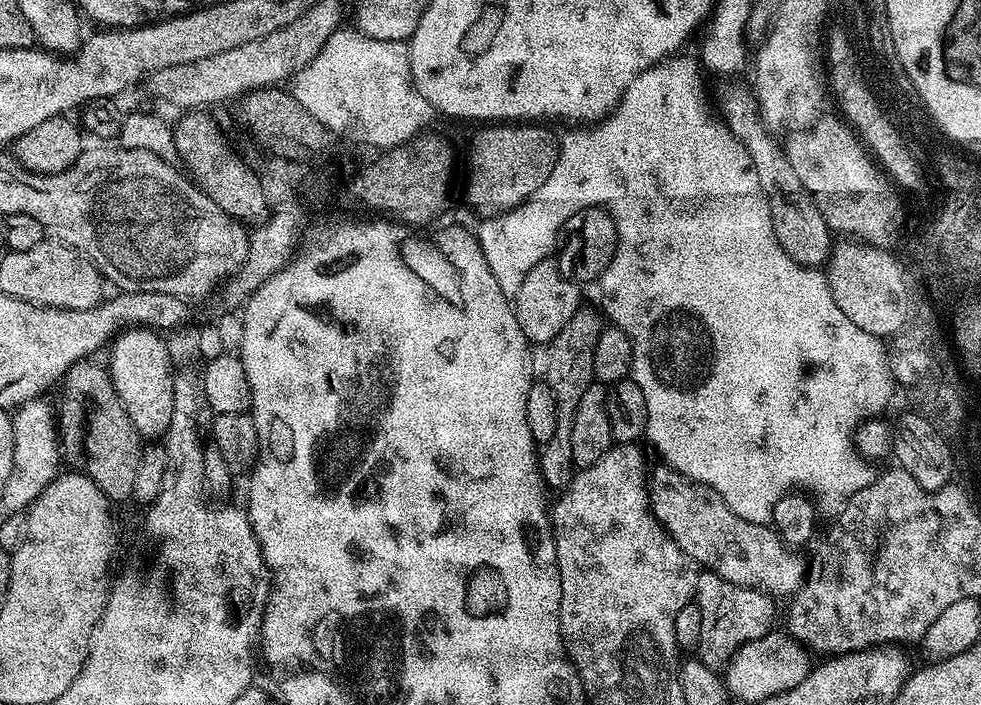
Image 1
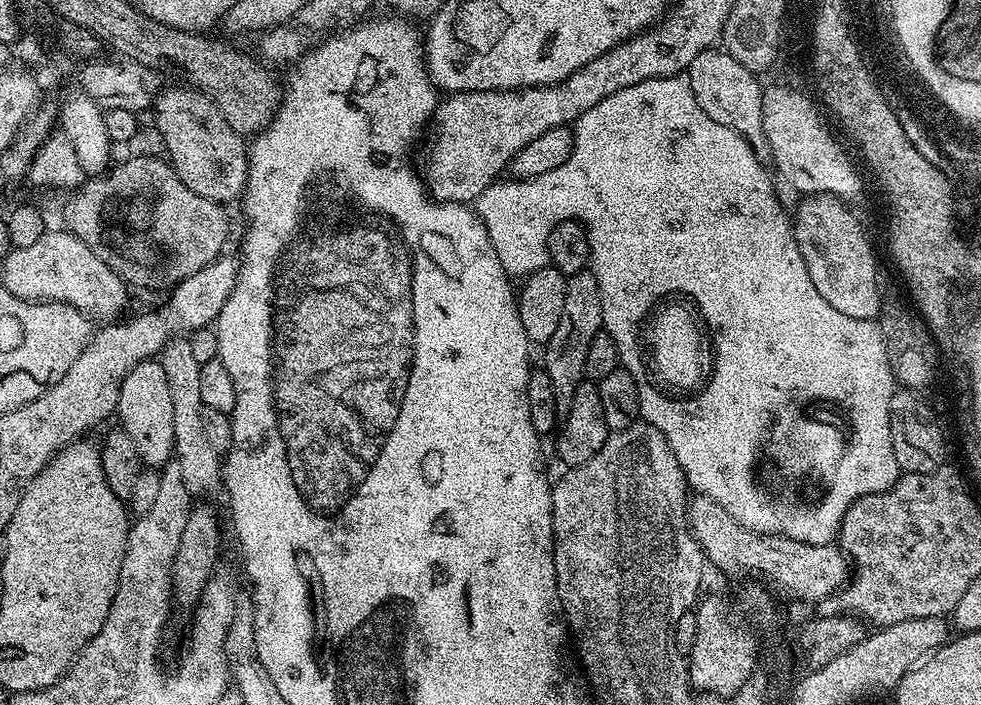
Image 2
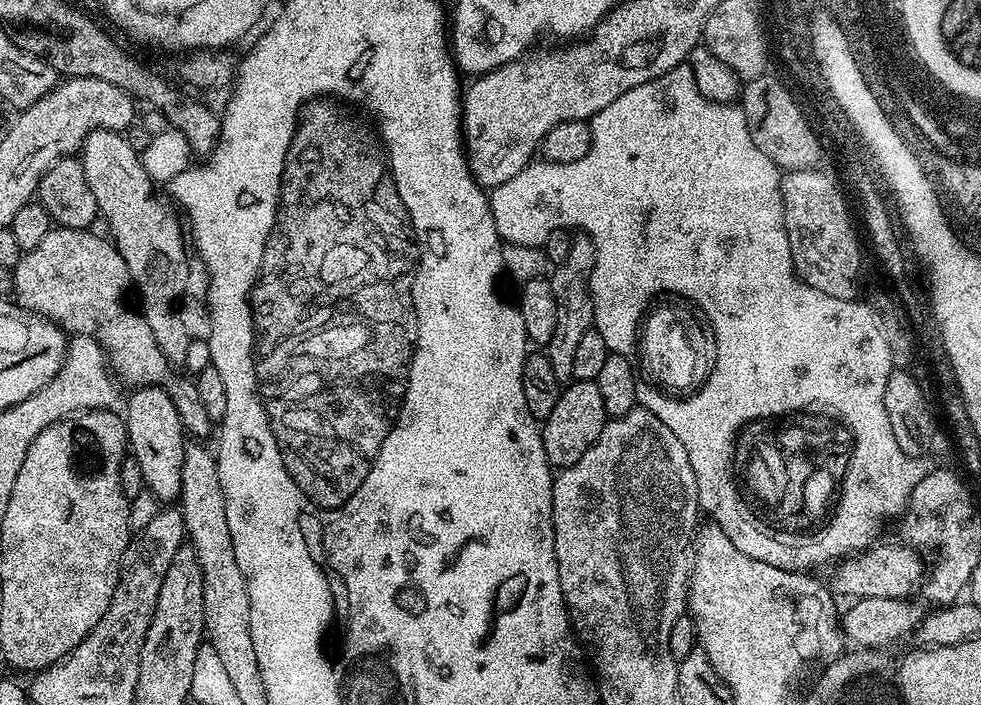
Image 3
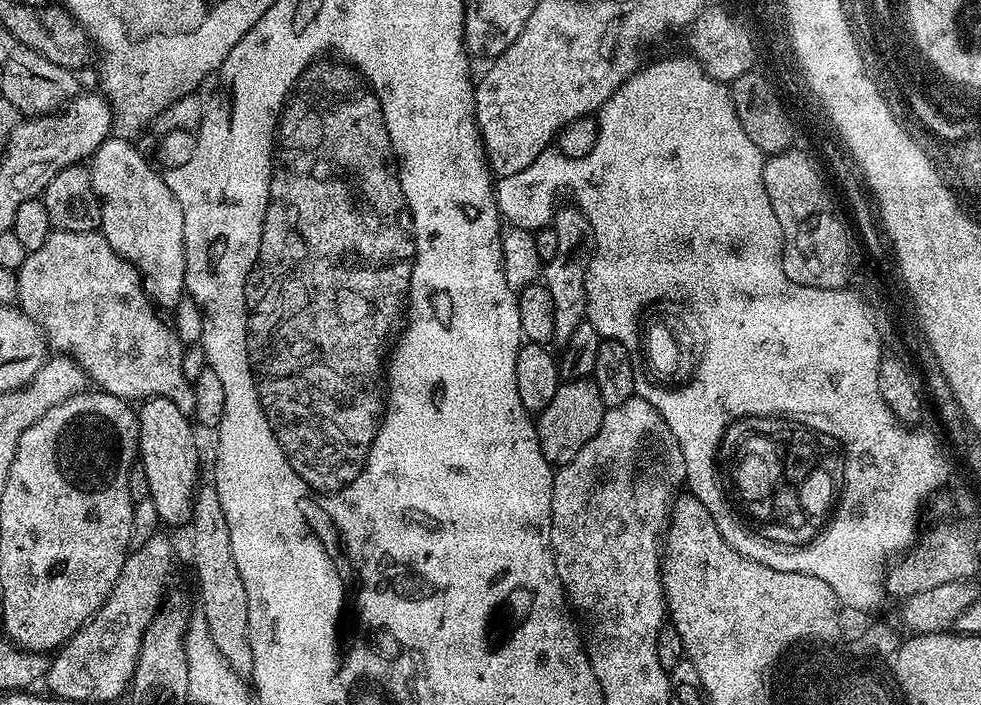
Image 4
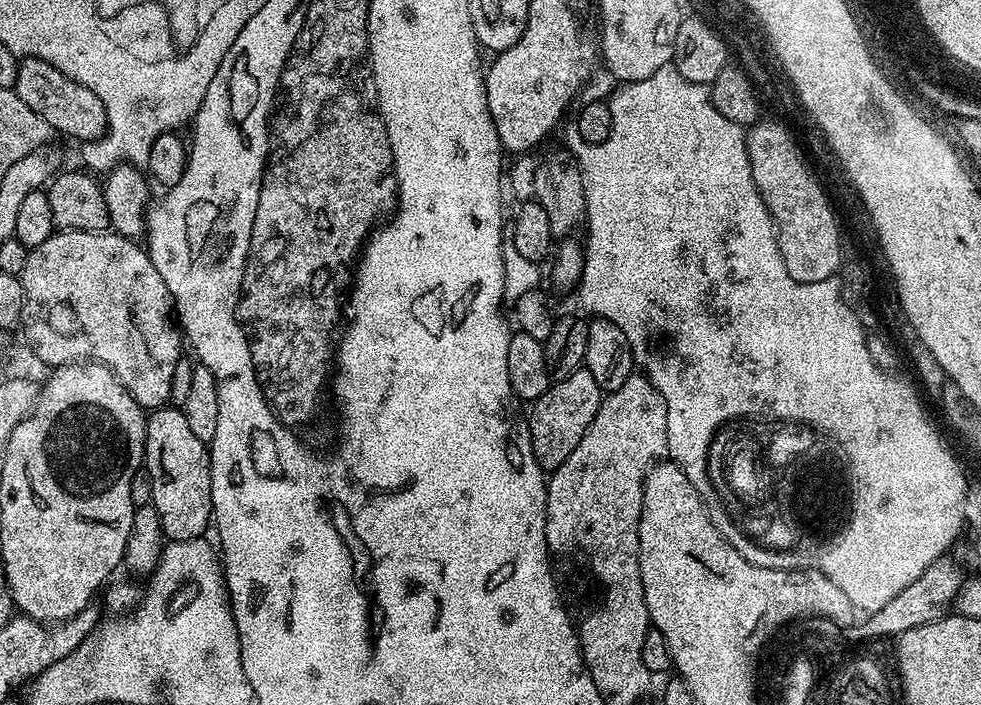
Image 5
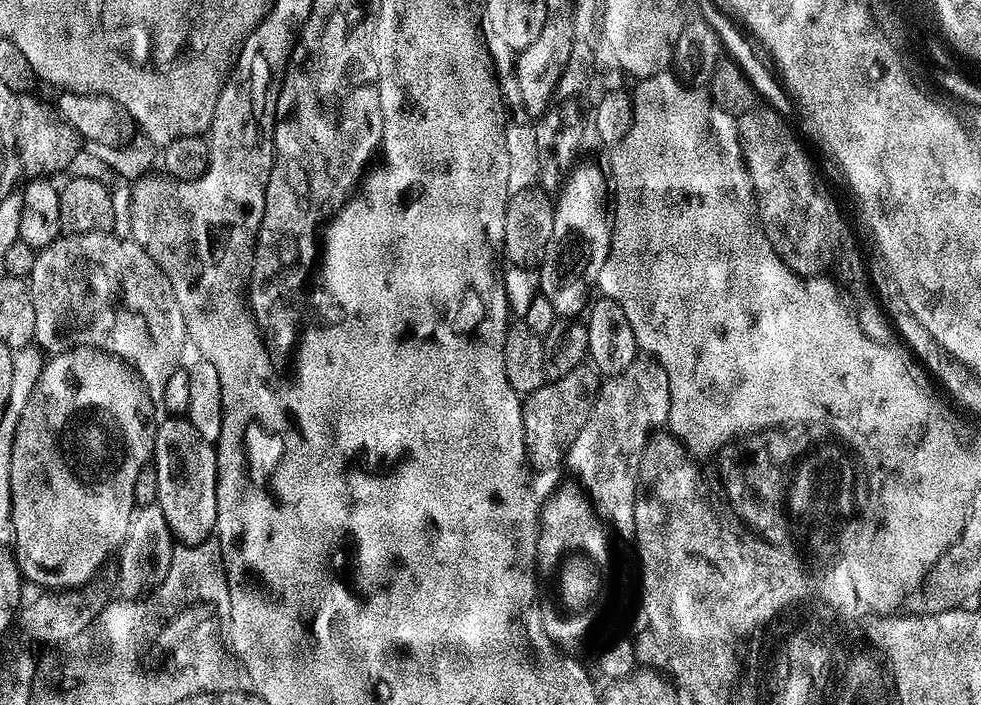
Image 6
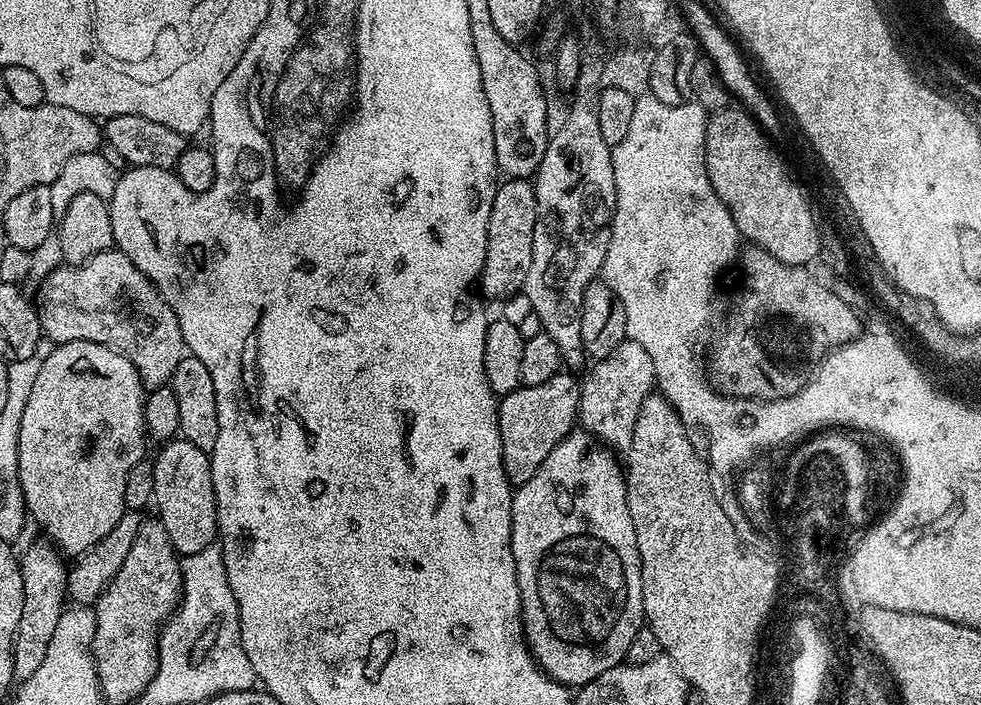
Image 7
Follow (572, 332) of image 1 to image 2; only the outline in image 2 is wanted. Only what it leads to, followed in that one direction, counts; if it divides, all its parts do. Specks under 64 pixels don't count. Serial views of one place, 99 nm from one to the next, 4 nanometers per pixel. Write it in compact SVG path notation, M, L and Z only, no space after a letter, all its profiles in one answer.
M585 270L567 277L566 300L562 302L562 318L558 322L558 330L554 330L554 338L543 345L544 364L542 371L550 374L550 382L554 386L554 402L556 415L562 418L570 414L570 402L574 402L574 390L585 383L584 367L586 366L586 350L590 342L602 330L602 306L596 275Z

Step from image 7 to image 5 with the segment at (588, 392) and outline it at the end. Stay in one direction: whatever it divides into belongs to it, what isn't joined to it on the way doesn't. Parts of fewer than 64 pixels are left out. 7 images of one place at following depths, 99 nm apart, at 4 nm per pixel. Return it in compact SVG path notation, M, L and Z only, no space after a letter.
M633 374L629 380L622 382L622 386L618 386L618 390L607 393L601 399L598 414L594 414L594 422L590 422L586 434L582 434L582 442L578 442L578 446L574 446L574 454L570 454L570 458L566 458L566 462L562 462L562 466L555 468L551 475L547 477L548 504L644 504L644 479L648 476L648 471L652 469L652 465L663 461L667 456L666 402L662 398L662 394L658 394L656 387L648 381L647 376Z

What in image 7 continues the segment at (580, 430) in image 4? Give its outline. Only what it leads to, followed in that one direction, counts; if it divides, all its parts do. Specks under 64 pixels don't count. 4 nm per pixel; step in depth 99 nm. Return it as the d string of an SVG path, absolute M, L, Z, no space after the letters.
M561 370L550 382L542 382L542 386L521 386L499 397L498 430L502 434L502 462L509 484L530 482L538 466L546 462L546 454L573 431L580 410L581 381L571 375L575 376L571 371Z

